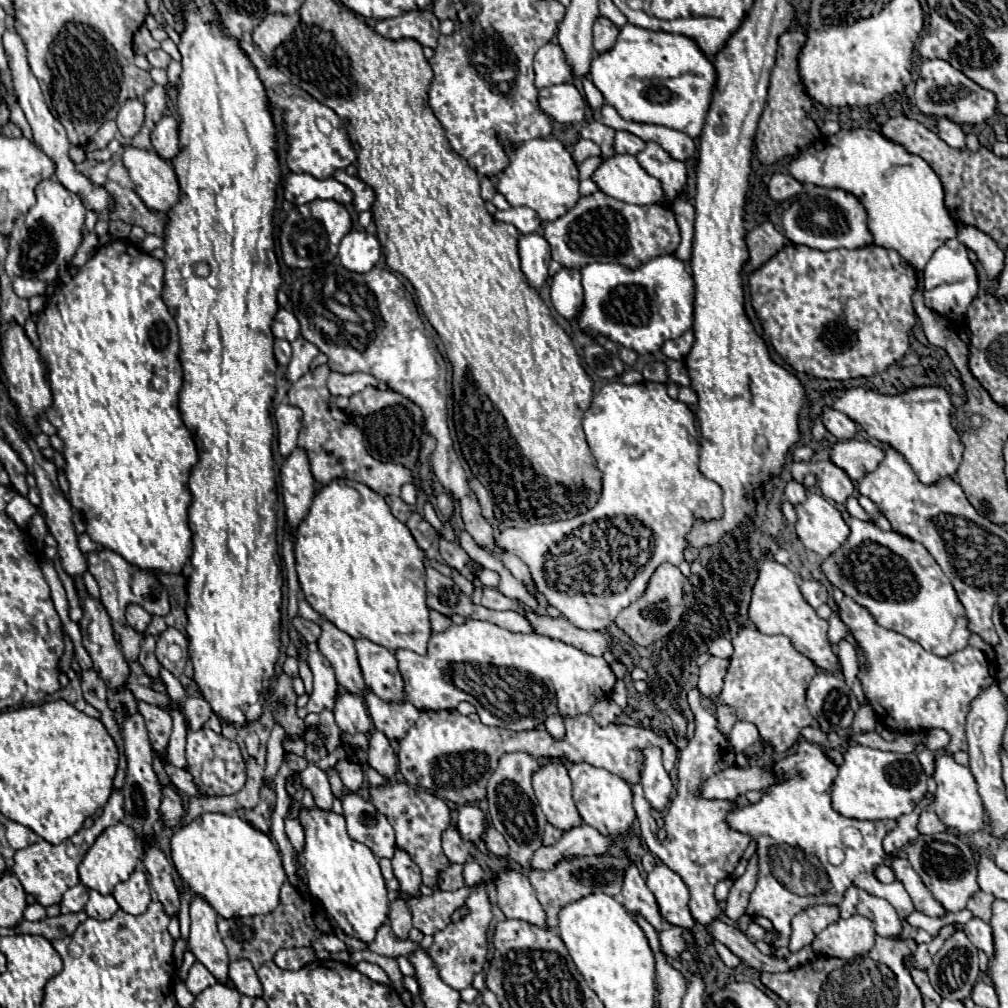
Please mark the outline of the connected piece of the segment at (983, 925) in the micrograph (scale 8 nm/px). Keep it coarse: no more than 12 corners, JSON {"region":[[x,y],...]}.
{"region":[[980,918],[964,924],[974,946],[994,954],[992,926]]}

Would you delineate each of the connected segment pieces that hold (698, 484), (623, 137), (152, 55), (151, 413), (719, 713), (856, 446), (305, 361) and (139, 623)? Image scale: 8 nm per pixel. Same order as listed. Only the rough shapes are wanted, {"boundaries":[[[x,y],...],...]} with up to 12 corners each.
{"boundaries":[[[610,382],[584,416],[602,496],[506,528],[550,606],[610,626],[694,520],[722,518],[688,404]],[[616,132],[614,148],[618,154],[636,156],[646,146],[630,132]],[[164,50],[148,52],[154,68],[168,68],[172,60]],[[110,242],[36,326],[88,536],[182,572],[198,462],[164,264]],[[716,706],[718,730],[728,738],[736,722],[734,712],[728,706]],[[866,440],[836,442],[830,460],[858,482],[884,460]],[[302,336],[292,342],[288,372],[296,382],[318,356],[312,342]],[[128,606],[126,620],[144,634],[152,616],[140,606]]]}

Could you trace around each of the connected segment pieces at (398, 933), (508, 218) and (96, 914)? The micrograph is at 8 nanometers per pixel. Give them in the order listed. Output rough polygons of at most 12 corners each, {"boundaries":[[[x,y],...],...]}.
{"boundaries":[[[392,900],[388,922],[400,940],[408,938],[412,918],[406,902]],[[508,208],[494,214],[496,220],[514,224],[522,234],[540,228],[532,208]],[[90,890],[86,914],[110,918],[118,910],[112,894]]]}

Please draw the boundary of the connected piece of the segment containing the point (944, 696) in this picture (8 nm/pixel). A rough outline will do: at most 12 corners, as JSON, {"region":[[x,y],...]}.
{"region":[[850,596],[838,604],[868,658],[878,720],[940,728],[966,750],[966,714],[996,658],[974,634],[946,658],[882,628]]}

